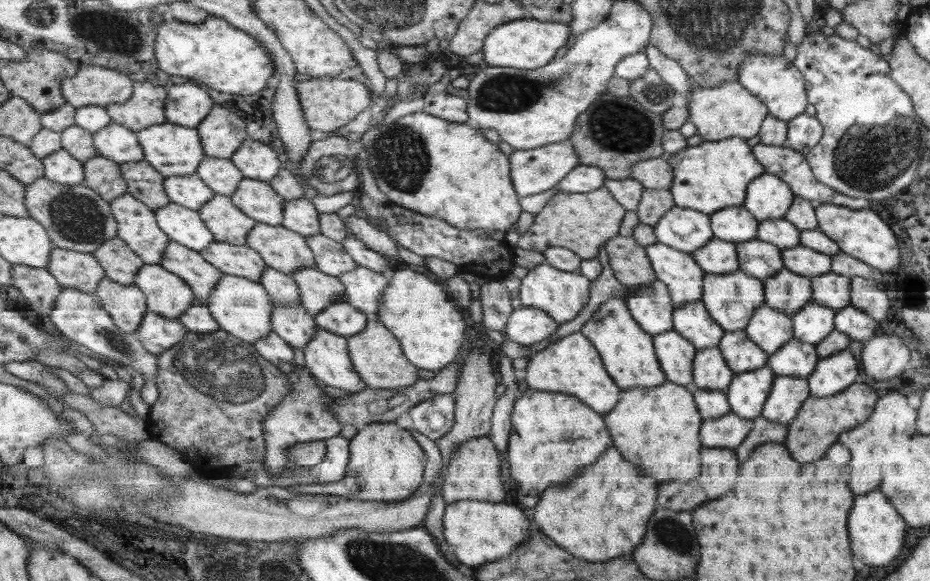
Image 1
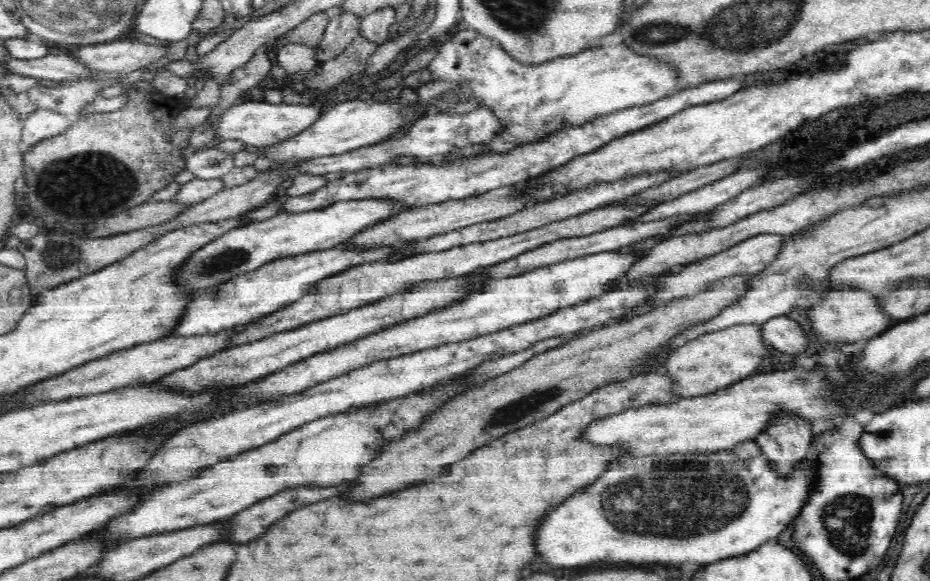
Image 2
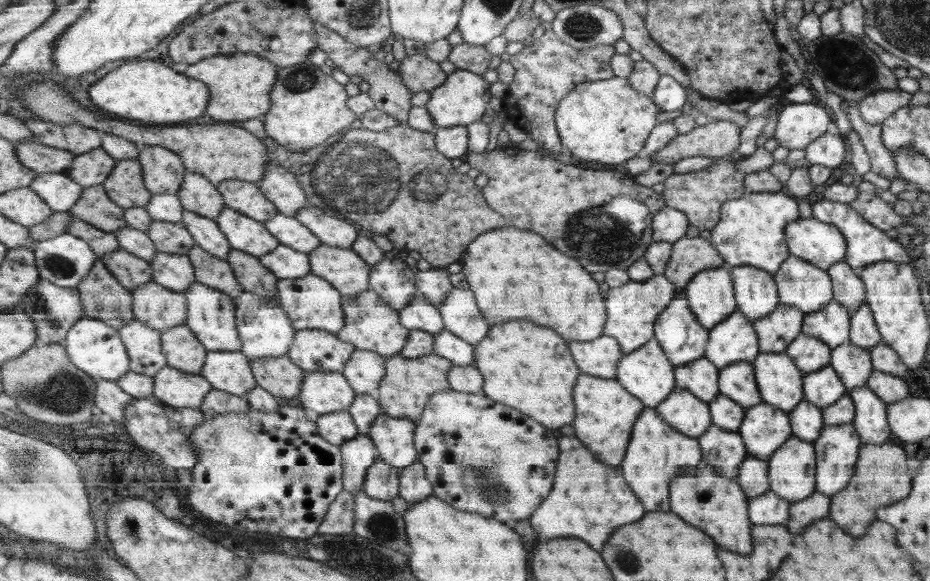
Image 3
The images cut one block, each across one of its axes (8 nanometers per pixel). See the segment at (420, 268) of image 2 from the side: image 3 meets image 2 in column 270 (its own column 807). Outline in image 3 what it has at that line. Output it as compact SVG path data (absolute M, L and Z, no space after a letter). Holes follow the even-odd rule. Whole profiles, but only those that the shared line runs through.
M836 300L830 301L824 309L808 314L804 321L804 334L819 338L832 349L848 340L848 330L851 330L850 312Z

